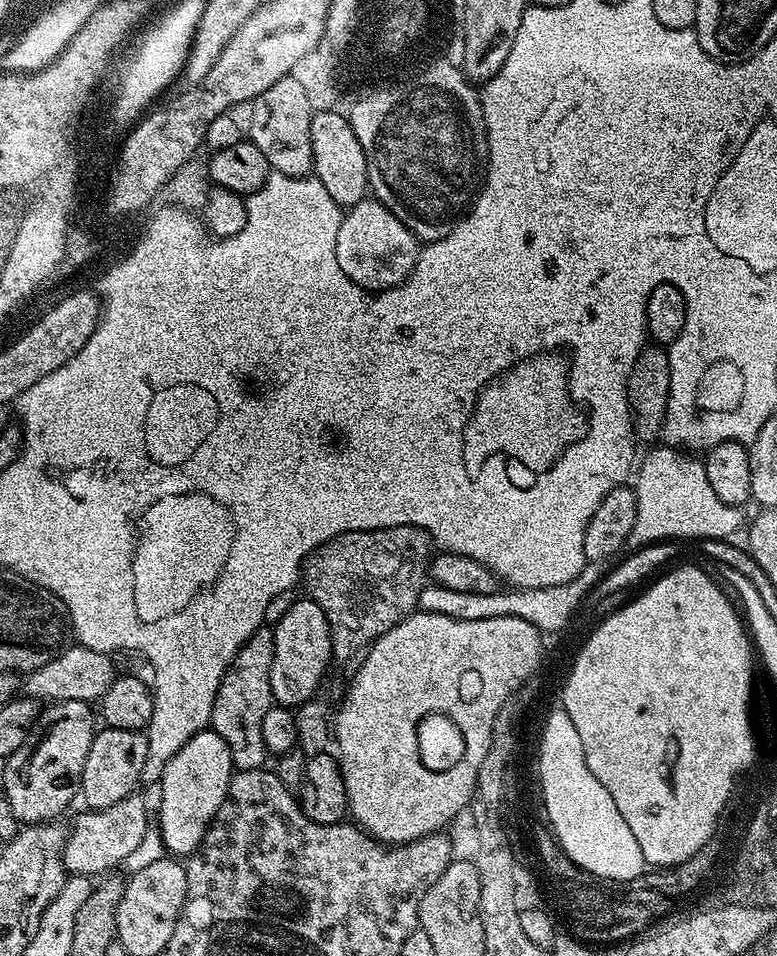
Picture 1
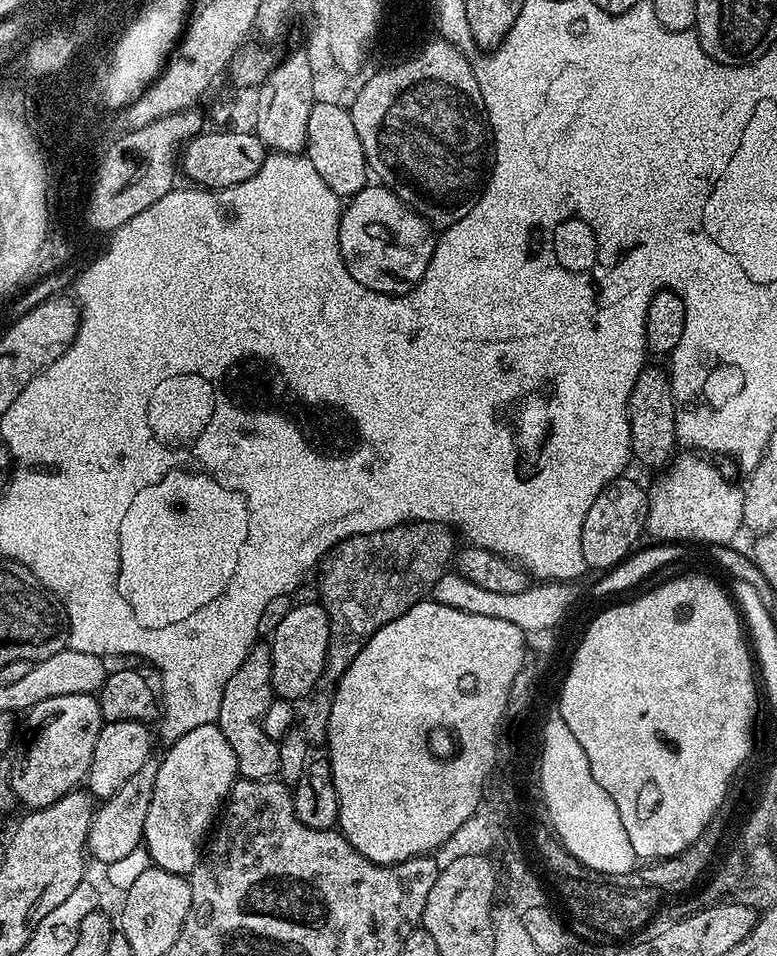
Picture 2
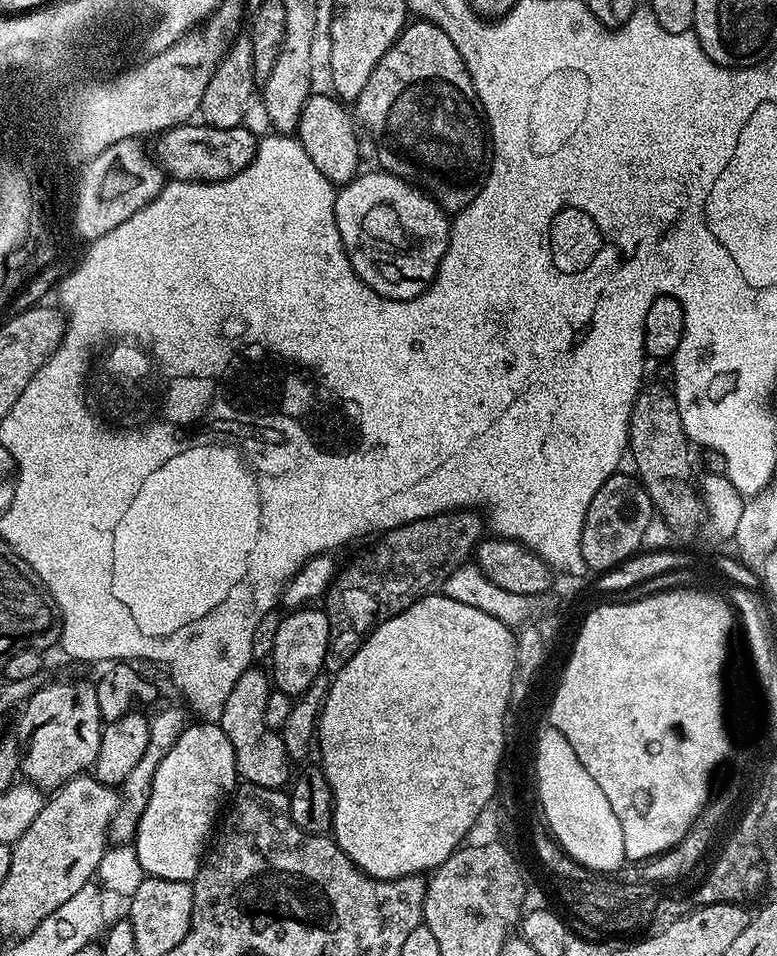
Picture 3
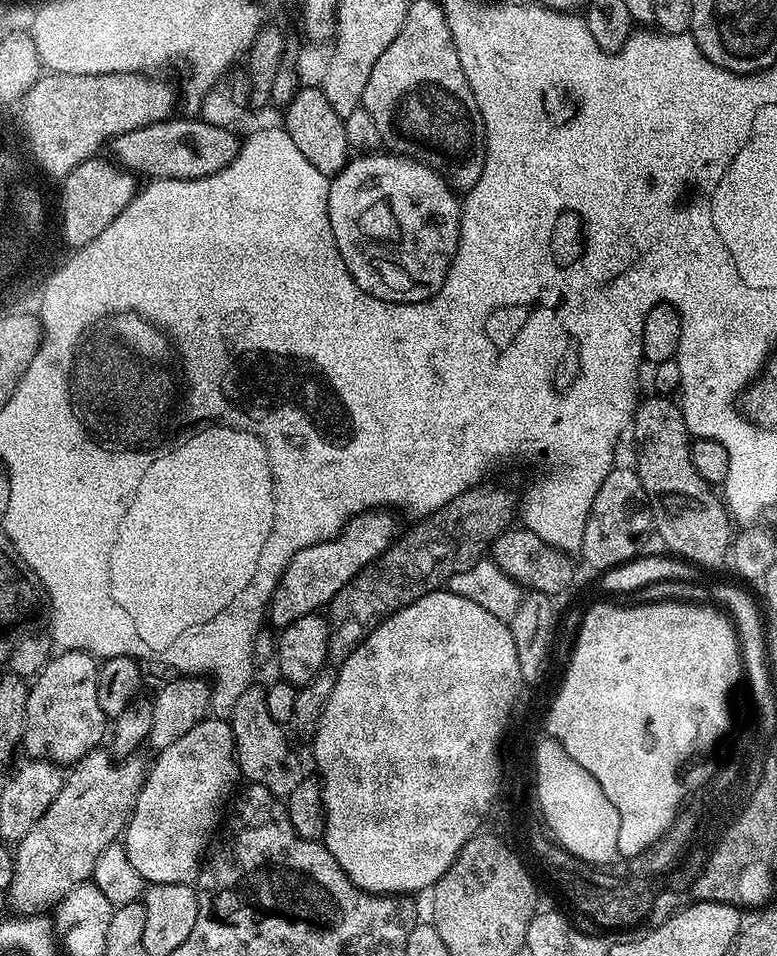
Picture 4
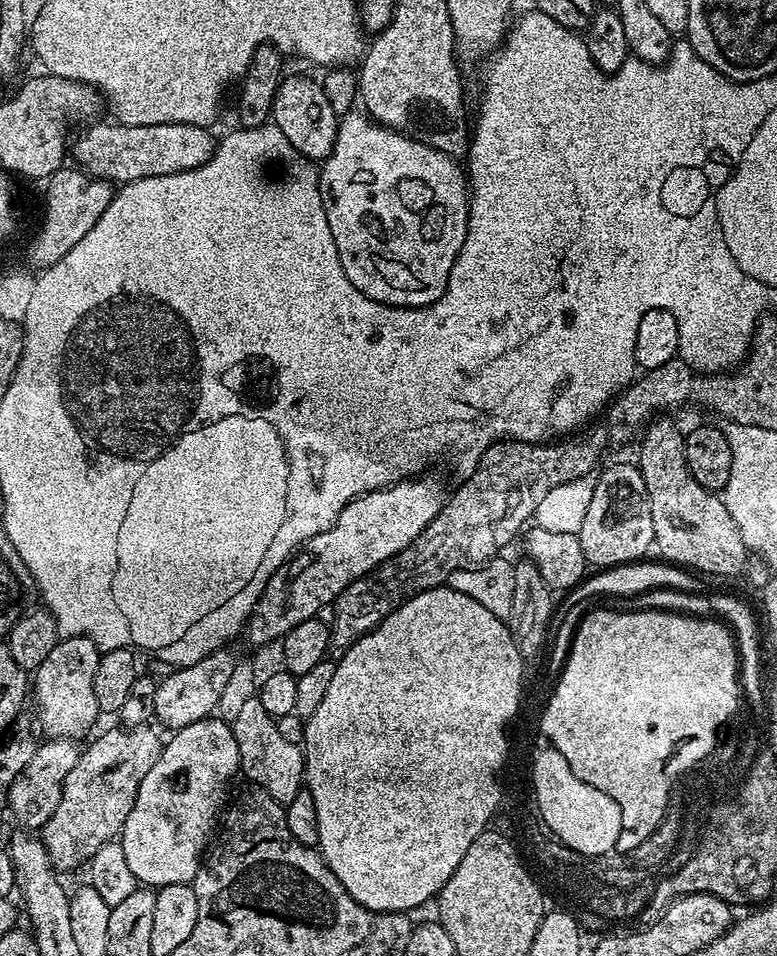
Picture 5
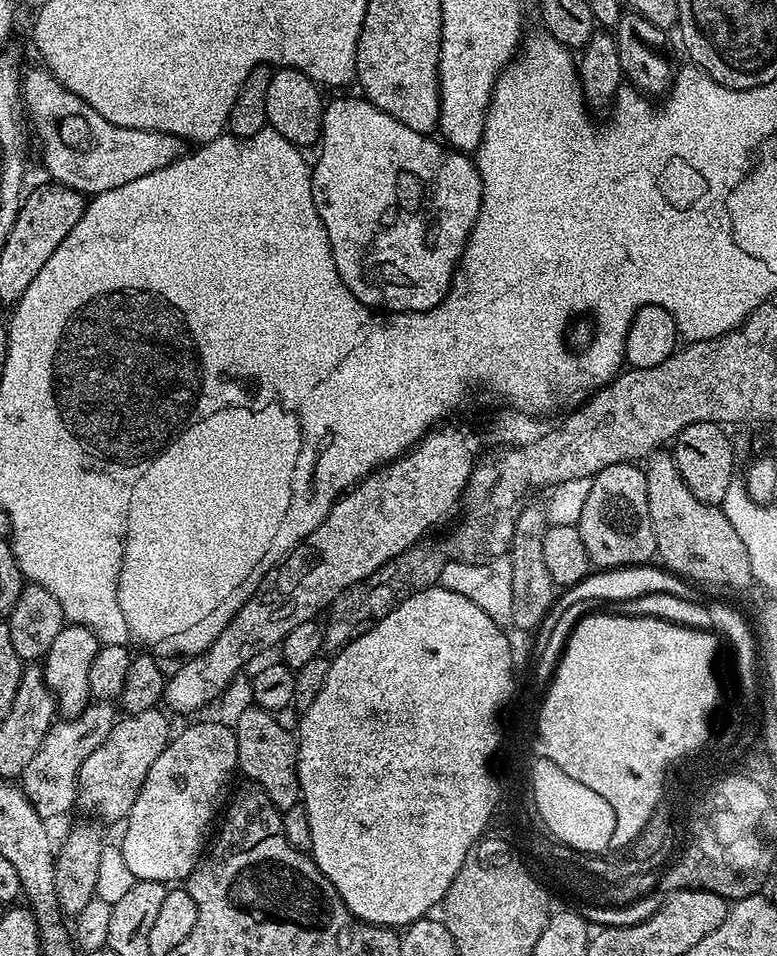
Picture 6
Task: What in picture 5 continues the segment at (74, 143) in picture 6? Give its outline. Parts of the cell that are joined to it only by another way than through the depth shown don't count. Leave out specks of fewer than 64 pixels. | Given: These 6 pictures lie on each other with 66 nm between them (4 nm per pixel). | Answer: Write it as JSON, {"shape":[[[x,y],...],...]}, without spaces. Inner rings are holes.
{"shape":[[[89,123],[89,128],[81,134],[70,148],[72,156],[77,165],[87,175],[98,179],[107,180],[116,186],[123,186],[141,180],[142,178],[158,178],[166,174],[178,174],[186,170],[194,170],[202,166],[212,157],[216,151],[217,141],[212,140],[211,131],[208,128],[199,128],[193,124],[159,124],[158,126],[130,126],[129,124],[109,124]]]}

